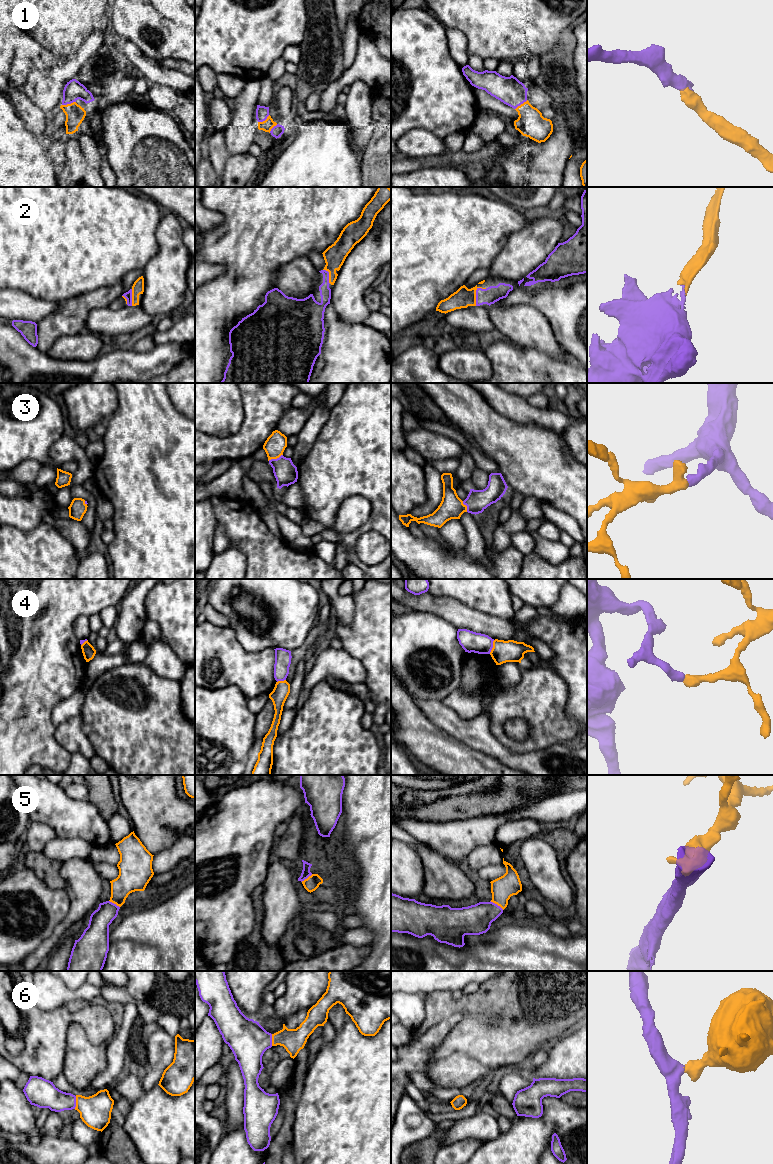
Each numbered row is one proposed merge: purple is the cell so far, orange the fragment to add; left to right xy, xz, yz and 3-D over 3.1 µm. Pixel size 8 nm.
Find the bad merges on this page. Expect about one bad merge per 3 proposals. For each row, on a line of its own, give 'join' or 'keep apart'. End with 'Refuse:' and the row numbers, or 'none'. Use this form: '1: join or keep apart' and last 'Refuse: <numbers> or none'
1: join
2: join
3: join
4: keep apart
5: join
6: join
Refuse: 4

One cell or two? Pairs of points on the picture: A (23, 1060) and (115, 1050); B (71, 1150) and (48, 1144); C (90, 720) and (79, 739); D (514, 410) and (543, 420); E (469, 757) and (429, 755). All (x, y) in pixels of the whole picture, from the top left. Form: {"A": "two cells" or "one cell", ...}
{"A": "two cells", "B": "one cell", "C": "two cells", "D": "one cell", "E": "one cell"}

